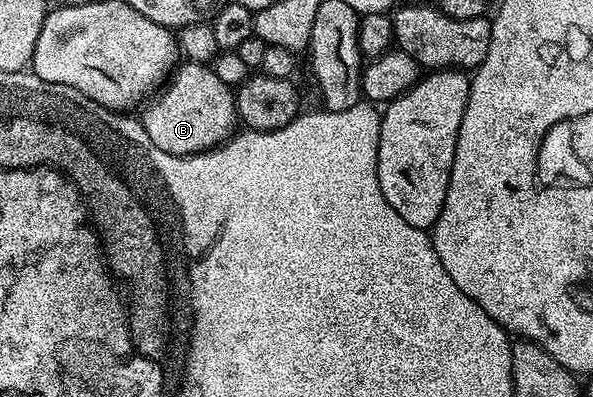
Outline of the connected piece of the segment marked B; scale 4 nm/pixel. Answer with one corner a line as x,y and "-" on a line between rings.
179,62
162,93
151,107
141,108
140,122
148,137
152,137
154,144
160,145
166,153
195,155
201,151
213,151
235,134
234,123
239,122
236,95
227,83
216,77
213,66

